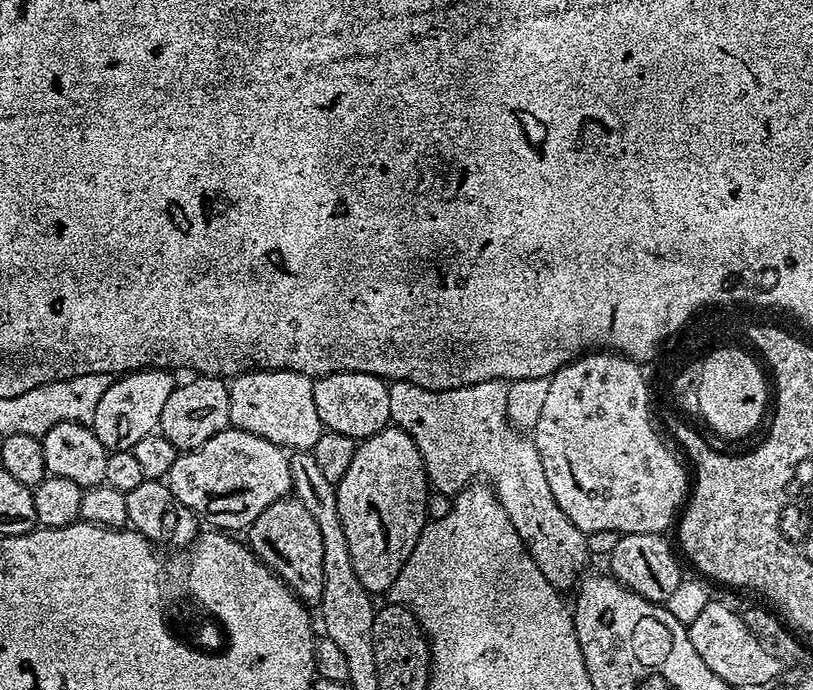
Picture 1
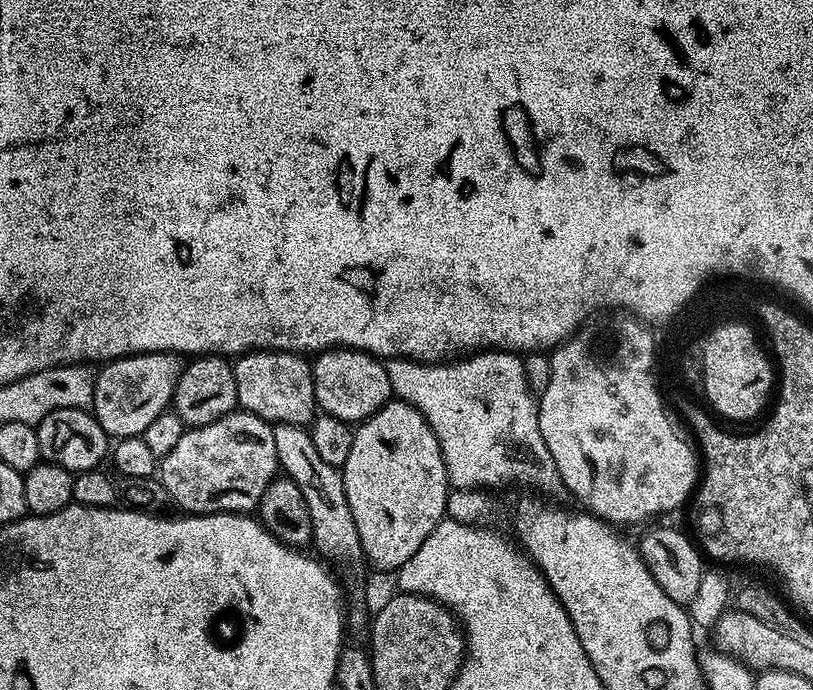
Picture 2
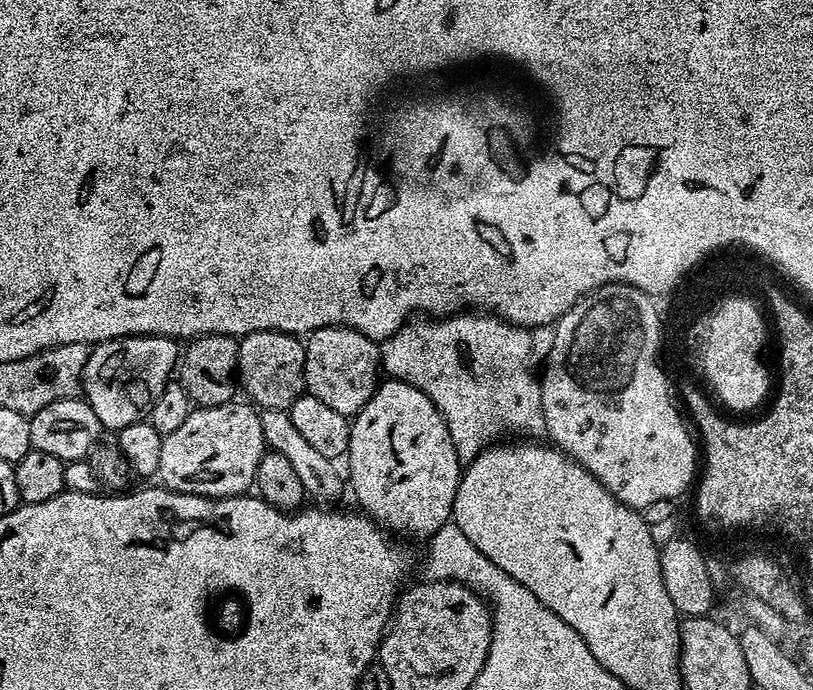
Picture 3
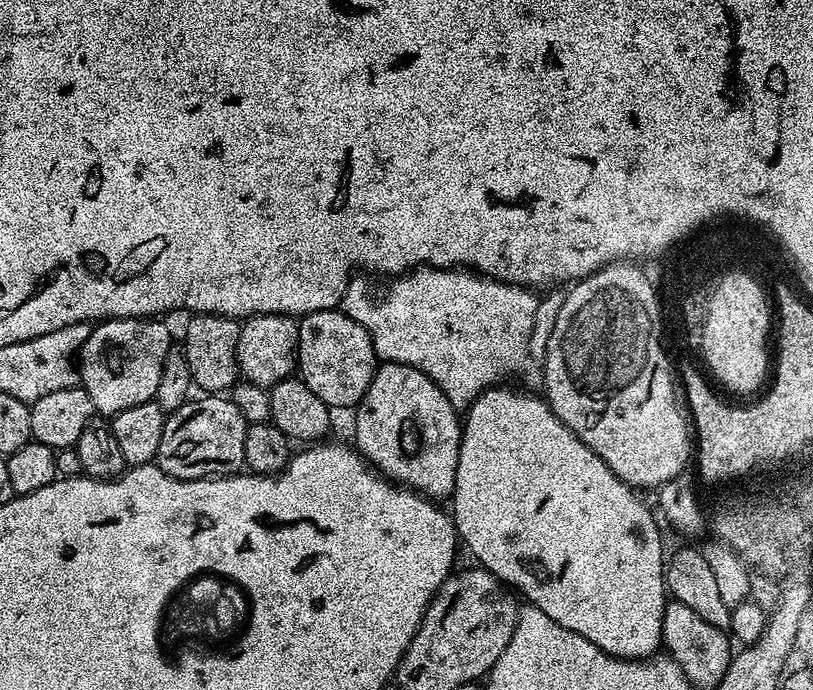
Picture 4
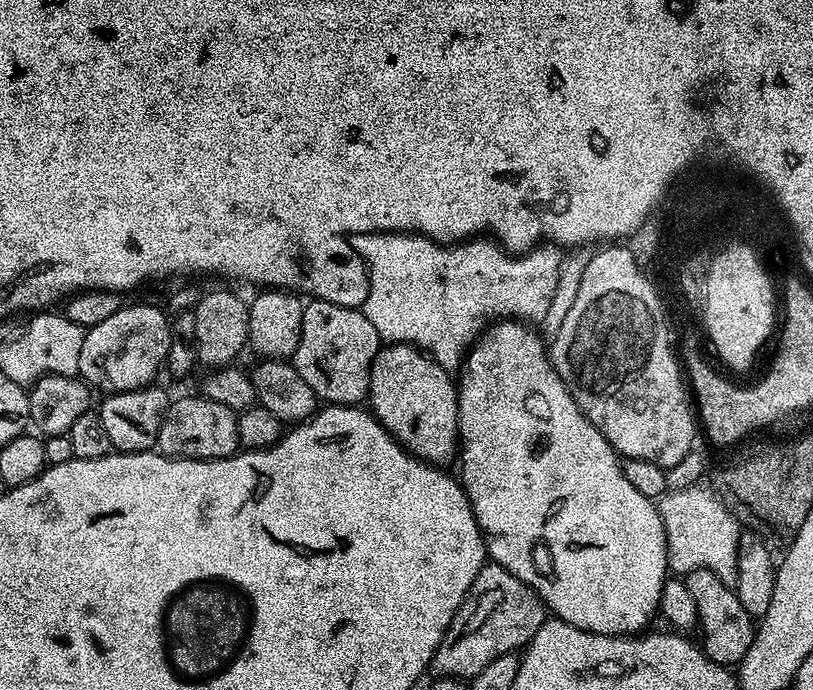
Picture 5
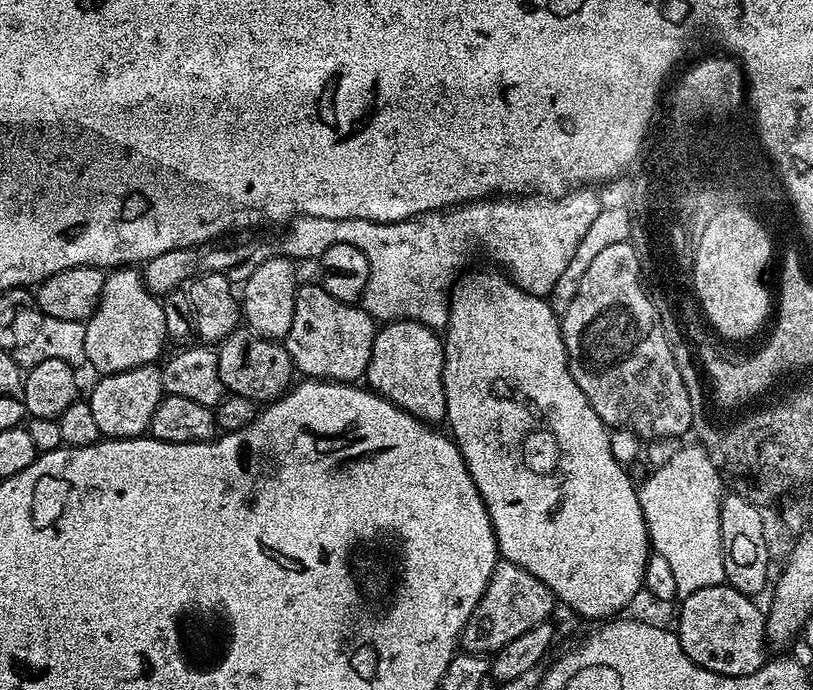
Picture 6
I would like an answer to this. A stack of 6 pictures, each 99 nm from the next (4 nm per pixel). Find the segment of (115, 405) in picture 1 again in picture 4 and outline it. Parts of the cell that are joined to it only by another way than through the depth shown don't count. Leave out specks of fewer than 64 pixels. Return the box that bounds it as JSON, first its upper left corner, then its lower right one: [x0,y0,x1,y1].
[78,318,174,418]

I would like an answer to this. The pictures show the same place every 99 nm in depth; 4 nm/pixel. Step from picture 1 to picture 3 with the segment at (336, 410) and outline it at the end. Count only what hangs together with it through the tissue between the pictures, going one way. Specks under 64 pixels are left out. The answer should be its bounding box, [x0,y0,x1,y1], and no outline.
[304,326,382,417]

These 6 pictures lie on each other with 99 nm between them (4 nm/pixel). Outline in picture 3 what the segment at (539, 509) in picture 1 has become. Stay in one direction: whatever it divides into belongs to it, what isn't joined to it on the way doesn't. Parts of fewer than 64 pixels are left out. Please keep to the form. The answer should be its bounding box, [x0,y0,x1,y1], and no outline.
[380,314,545,462]

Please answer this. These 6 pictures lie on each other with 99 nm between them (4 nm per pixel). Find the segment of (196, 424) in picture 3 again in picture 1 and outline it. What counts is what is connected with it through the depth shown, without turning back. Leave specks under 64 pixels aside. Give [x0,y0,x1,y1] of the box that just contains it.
[166,426,292,530]

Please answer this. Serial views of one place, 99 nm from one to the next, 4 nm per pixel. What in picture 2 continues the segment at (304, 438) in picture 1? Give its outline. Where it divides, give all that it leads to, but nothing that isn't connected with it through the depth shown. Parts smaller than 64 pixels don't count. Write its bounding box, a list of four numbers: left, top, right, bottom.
[234,352,317,426]

